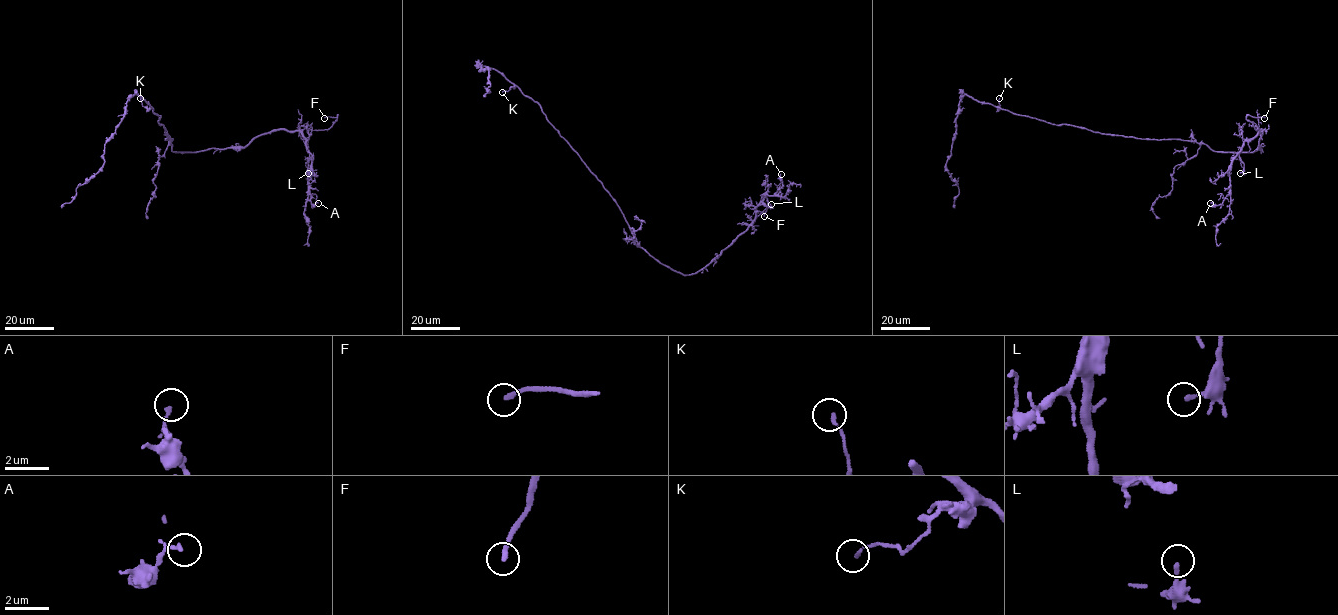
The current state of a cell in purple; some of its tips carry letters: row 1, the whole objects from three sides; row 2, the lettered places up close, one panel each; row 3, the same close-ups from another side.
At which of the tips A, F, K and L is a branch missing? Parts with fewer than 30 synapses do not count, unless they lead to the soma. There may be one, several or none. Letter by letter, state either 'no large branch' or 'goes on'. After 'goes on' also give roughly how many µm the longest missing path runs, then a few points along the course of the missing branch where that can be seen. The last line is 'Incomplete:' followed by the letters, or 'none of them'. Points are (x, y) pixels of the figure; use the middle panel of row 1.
A: no large branch
F: goes on; missing 4 µm
K: no large branch
L: no large branch
Incomplete: F

